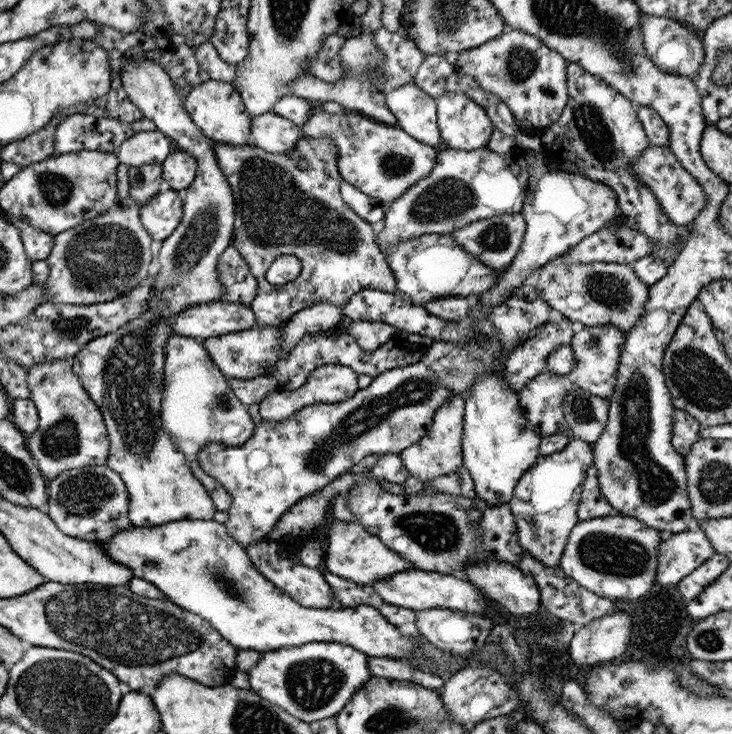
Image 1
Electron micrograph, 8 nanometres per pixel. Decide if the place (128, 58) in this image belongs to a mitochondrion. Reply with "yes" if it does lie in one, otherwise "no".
no

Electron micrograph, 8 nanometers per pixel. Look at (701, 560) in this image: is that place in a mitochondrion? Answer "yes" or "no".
no

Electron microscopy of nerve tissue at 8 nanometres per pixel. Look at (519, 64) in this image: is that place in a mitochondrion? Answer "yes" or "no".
yes

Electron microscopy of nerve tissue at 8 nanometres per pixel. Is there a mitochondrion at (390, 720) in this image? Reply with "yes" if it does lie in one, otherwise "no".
yes

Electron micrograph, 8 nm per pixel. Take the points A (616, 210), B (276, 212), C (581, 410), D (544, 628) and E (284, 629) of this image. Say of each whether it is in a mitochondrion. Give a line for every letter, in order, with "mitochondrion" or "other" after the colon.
A: other
B: mitochondrion
C: mitochondrion
D: other
E: other

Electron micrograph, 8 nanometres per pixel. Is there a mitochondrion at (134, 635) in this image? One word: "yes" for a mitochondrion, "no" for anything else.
yes

